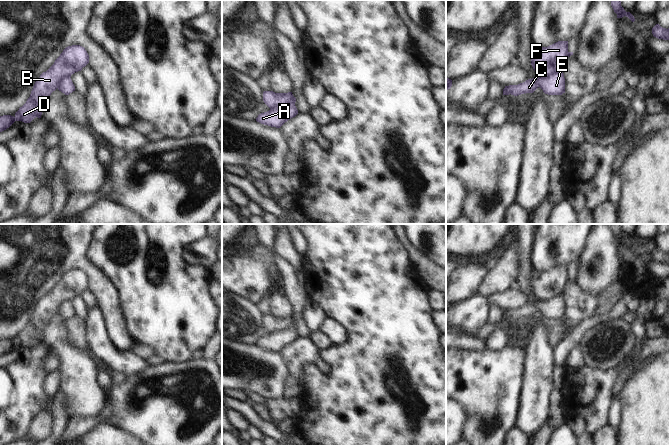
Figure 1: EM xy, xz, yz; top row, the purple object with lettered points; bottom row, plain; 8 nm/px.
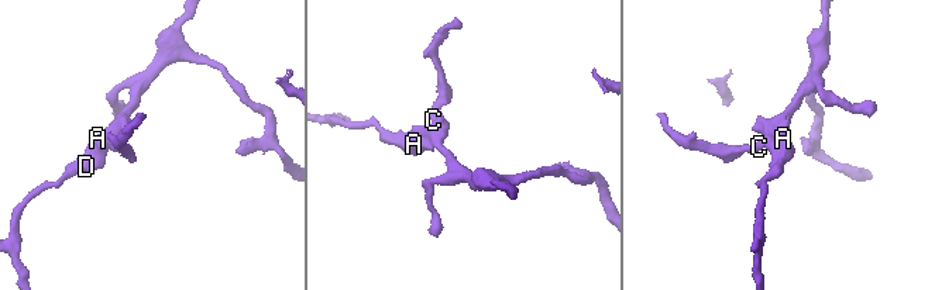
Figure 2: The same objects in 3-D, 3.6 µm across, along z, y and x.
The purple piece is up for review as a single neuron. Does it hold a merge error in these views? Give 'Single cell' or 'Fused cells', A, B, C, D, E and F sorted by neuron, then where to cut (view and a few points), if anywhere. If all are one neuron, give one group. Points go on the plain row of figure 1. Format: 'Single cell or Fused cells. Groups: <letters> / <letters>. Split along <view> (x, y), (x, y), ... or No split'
Fused cells. Groups: A C E / B D F. Split along xz (294, 328), (275, 330), (270, 333)

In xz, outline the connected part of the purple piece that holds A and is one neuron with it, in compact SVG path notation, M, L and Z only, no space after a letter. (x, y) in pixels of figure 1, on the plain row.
M285 329L282 331L275 331L267 336L261 337L256 342L256 345L271 351L280 352L285 346L295 341L298 334L295 329Z

